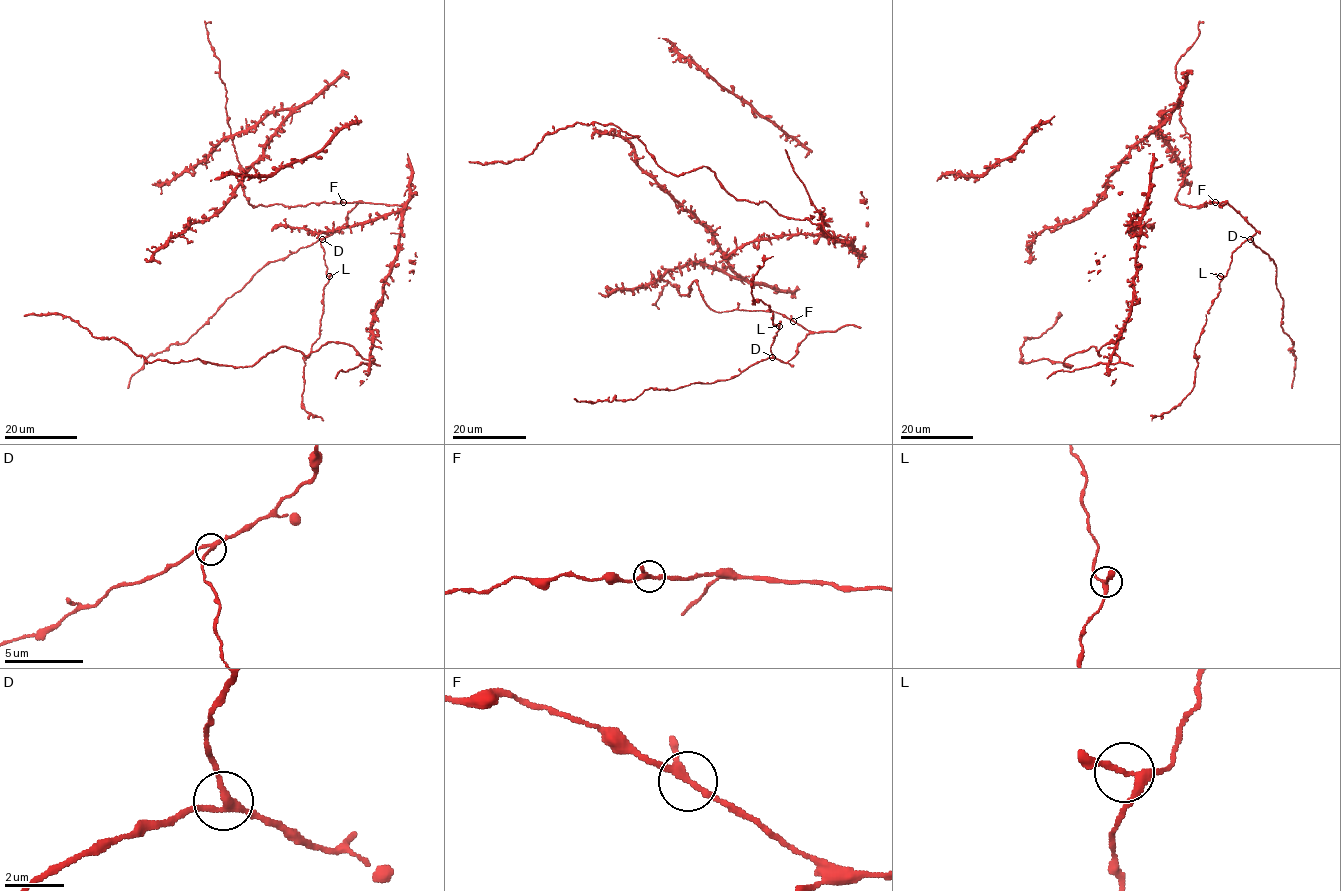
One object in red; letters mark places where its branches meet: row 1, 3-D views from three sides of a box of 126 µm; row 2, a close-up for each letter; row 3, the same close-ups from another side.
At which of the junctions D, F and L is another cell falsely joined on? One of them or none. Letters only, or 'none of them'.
none of them

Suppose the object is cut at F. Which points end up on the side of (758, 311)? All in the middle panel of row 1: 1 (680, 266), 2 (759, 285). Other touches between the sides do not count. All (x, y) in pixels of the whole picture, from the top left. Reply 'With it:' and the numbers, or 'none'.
With it: none

